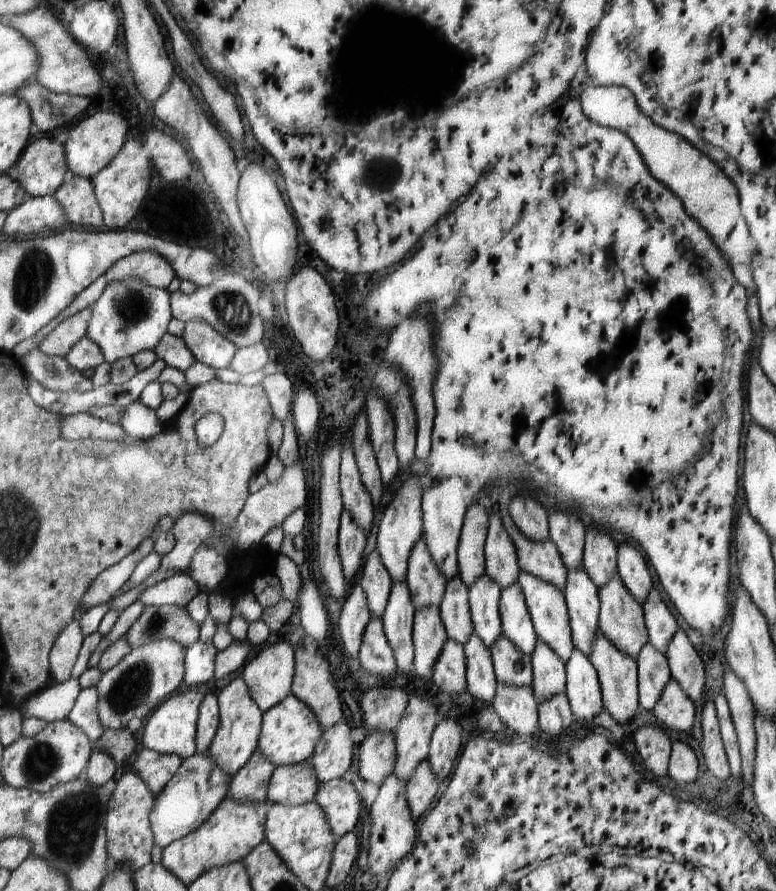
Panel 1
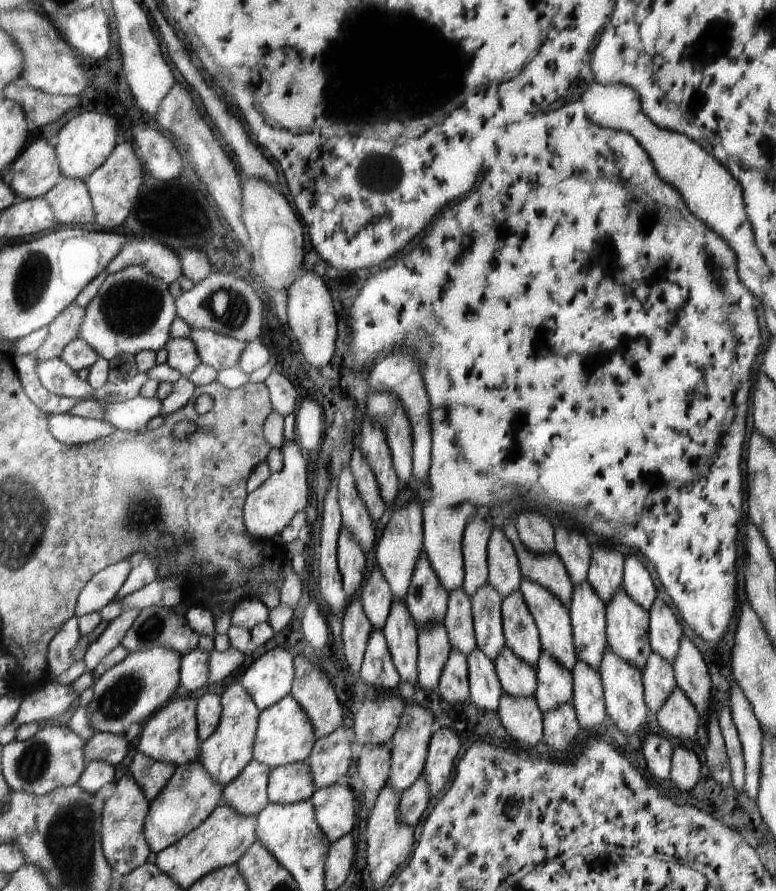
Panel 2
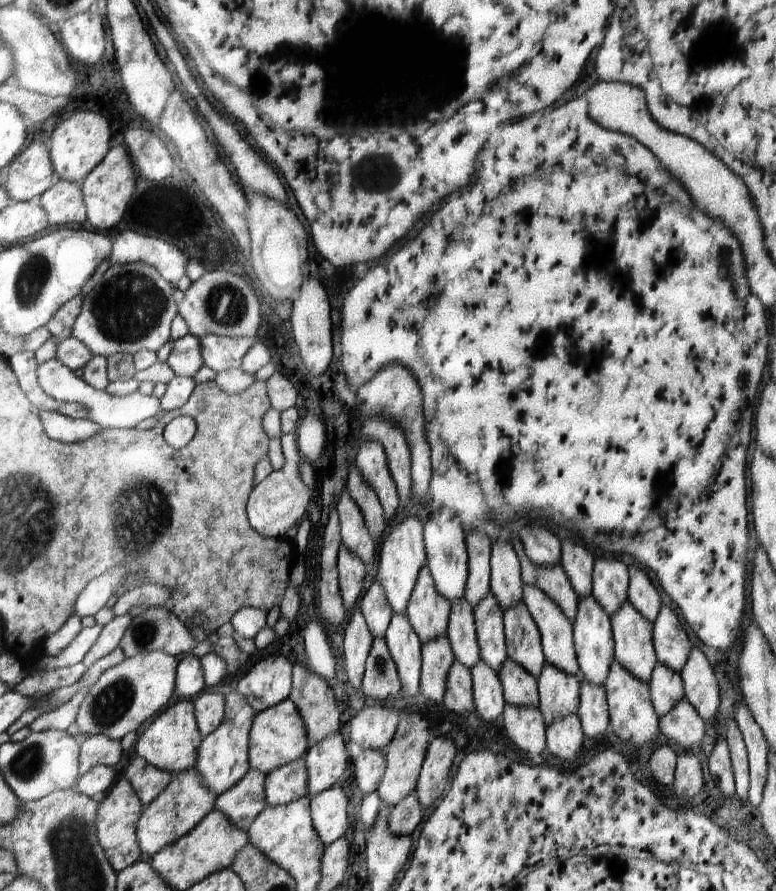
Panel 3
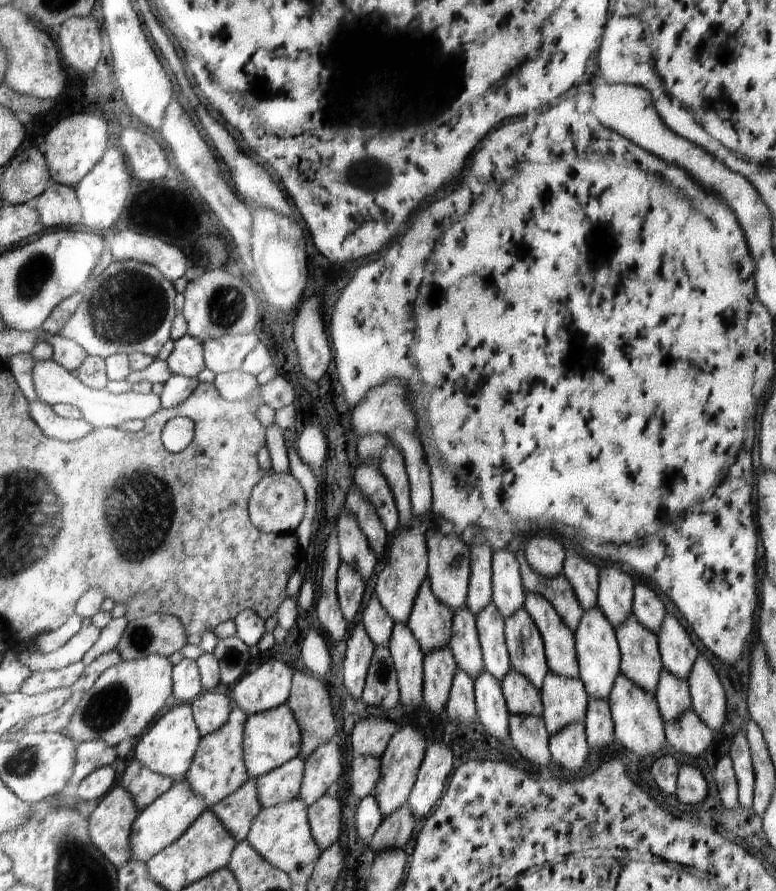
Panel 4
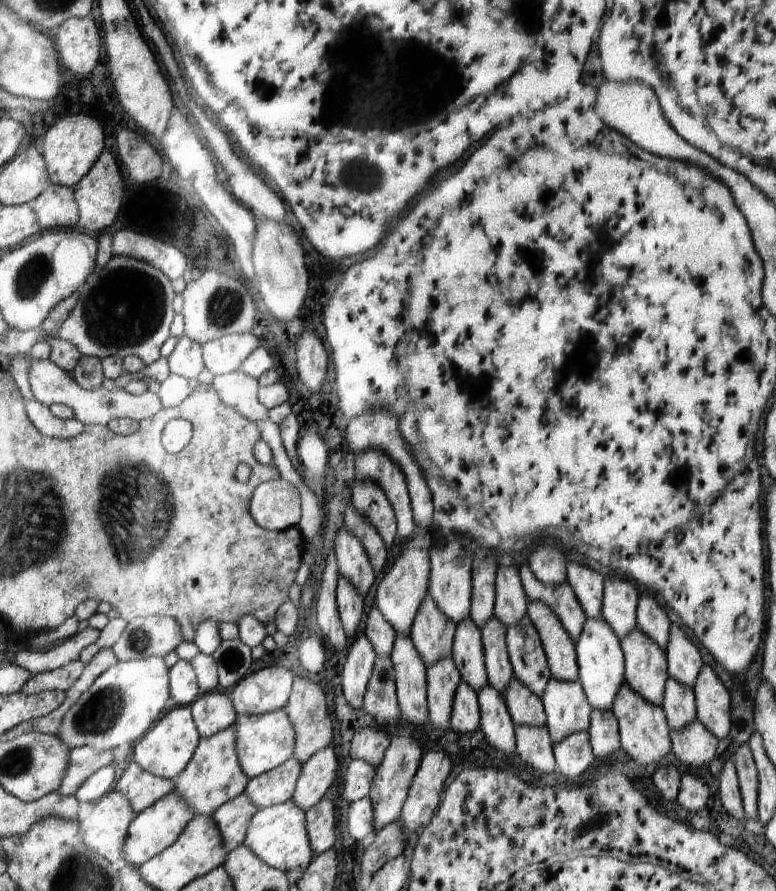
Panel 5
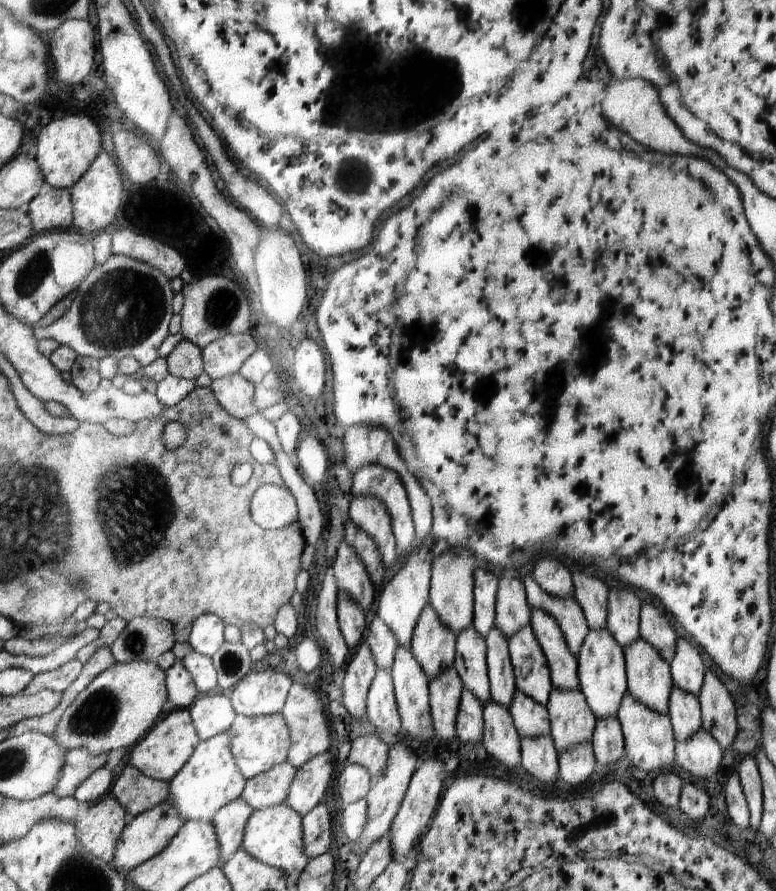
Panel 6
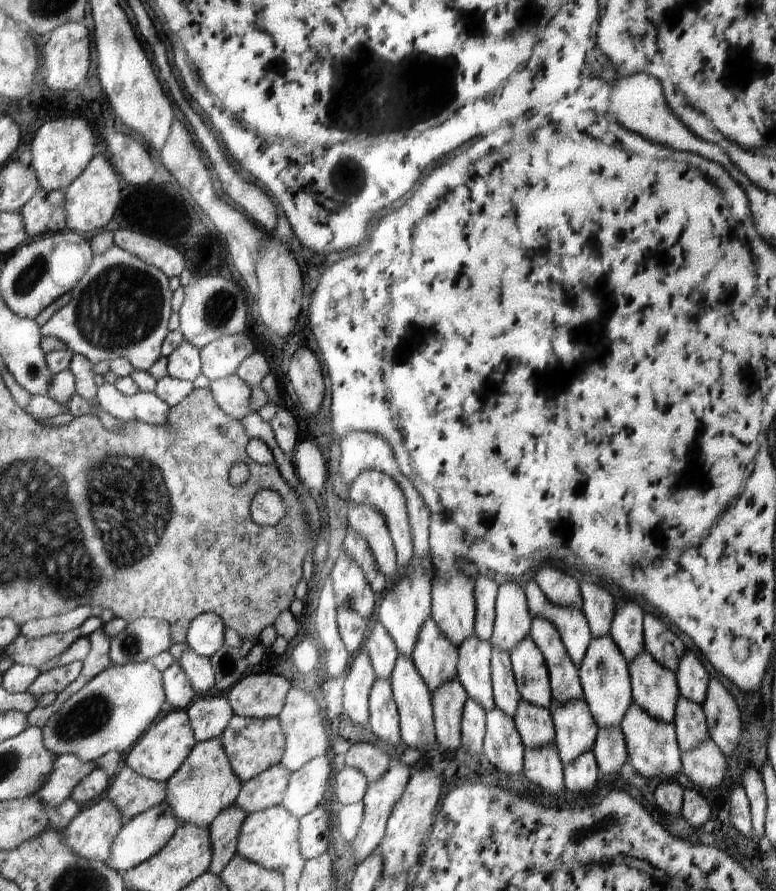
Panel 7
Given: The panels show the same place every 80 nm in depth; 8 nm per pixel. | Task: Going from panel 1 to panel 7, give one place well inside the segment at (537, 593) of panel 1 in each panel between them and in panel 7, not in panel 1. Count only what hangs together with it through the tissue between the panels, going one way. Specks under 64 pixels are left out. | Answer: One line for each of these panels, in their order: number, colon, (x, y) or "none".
2: (552, 618)
3: (556, 631)
4: (558, 640)
5: (559, 648)
6: (563, 666)
7: (564, 677)

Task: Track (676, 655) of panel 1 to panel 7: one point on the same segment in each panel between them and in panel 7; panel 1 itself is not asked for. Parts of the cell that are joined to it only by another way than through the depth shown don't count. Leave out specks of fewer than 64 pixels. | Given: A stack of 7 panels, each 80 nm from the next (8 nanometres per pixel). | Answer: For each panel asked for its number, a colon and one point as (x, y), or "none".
2: (692, 675)
3: (700, 685)
4: (708, 701)
5: (713, 703)
6: (718, 709)
7: (724, 723)

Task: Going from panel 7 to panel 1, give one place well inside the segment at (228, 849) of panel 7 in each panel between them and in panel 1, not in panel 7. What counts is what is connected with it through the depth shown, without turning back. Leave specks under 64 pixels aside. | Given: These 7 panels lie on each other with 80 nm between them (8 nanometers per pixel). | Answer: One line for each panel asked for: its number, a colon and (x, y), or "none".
1: (251, 783)
2: (248, 794)
3: (242, 804)
4: (237, 812)
5: (234, 817)
6: (229, 823)

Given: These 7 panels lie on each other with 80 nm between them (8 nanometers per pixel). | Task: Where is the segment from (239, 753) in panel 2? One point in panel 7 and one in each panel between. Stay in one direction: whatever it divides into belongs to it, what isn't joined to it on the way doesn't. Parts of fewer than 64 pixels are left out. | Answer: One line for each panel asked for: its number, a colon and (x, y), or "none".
3: (223, 761)
4: (218, 770)
5: (214, 776)
6: (211, 779)
7: (206, 785)

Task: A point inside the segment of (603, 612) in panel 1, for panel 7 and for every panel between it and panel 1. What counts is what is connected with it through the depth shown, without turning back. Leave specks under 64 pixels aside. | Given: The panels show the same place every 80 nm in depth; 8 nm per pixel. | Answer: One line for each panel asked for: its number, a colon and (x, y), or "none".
2: (626, 623)
3: (632, 634)
4: (641, 662)
5: (646, 672)
6: (649, 680)
7: (654, 687)

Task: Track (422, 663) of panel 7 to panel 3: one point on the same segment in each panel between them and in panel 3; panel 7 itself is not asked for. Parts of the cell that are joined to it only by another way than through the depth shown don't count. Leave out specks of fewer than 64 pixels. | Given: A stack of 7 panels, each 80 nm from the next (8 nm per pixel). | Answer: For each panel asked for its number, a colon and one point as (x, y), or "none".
3: (428, 611)
4: (430, 621)
5: (432, 633)
6: (434, 645)

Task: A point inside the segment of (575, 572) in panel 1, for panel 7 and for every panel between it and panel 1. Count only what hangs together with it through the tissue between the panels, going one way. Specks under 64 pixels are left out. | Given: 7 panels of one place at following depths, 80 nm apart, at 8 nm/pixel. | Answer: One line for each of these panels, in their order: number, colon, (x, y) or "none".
2: (587, 610)
3: (593, 641)
4: (597, 649)
5: (600, 658)
6: (602, 676)
7: (604, 674)

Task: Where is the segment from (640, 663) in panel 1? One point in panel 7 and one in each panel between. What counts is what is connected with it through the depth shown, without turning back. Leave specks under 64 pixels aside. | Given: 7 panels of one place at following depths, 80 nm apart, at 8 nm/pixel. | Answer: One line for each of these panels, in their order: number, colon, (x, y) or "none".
2: (658, 679)
3: (665, 686)
4: (672, 695)
5: (678, 702)
6: (684, 711)
7: (689, 722)

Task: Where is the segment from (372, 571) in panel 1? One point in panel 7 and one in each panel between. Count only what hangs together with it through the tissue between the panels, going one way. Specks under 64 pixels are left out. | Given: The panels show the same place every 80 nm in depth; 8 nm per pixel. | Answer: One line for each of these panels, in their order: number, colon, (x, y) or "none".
2: (376, 597)
3: (374, 605)
4: (378, 623)
5: (381, 634)
6: (382, 641)
7: (382, 651)

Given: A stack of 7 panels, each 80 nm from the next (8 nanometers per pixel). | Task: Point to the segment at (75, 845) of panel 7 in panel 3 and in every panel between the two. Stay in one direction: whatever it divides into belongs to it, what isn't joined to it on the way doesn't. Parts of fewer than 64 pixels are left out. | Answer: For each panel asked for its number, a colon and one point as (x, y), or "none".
3: (121, 809)
4: (112, 817)
5: (106, 822)
6: (99, 828)

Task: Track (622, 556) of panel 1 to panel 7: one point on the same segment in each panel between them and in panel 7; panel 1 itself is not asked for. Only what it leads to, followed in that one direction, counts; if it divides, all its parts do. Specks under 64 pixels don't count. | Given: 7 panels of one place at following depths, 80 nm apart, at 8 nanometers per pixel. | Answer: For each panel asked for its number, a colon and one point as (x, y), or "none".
2: (637, 583)
3: (641, 593)
4: (648, 608)
5: (652, 620)
6: (654, 628)
7: (666, 647)

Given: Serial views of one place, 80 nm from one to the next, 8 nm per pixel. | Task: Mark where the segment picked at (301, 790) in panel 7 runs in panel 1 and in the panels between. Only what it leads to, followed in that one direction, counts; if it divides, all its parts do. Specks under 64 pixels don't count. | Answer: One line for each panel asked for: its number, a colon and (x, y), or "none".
1: (333, 756)
2: (330, 759)
3: (326, 760)
4: (324, 766)
5: (318, 773)
6: (309, 786)

